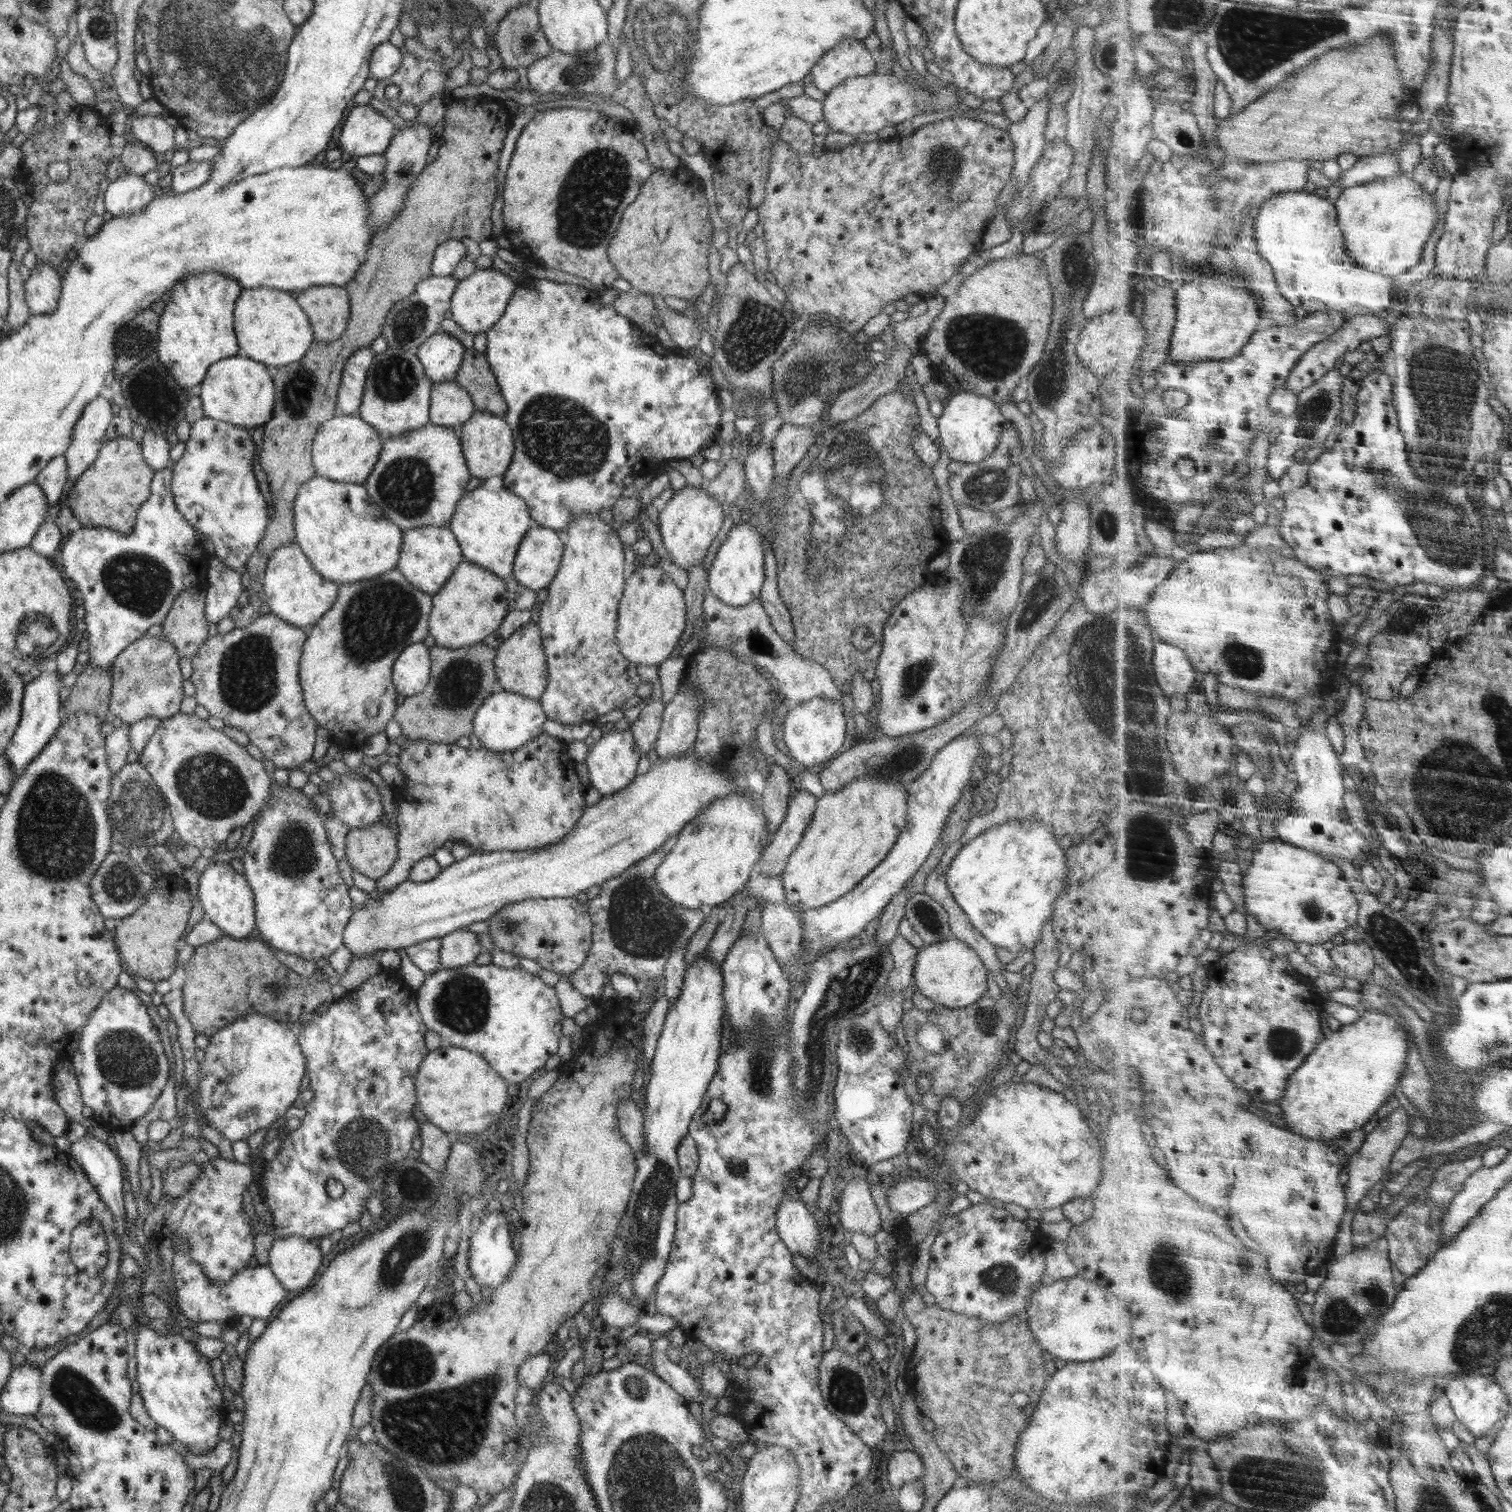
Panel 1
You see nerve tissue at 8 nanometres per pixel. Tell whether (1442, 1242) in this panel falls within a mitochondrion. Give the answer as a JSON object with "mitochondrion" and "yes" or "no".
{"mitochondrion":"no"}

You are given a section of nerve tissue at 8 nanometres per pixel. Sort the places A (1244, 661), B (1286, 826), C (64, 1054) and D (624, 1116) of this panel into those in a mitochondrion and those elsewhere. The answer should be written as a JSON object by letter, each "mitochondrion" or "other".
{"A":"mitochondrion","B":"other","C":"other","D":"other"}

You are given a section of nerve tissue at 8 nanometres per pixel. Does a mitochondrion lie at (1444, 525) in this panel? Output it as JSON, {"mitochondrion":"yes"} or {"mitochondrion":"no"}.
{"mitochondrion":"yes"}

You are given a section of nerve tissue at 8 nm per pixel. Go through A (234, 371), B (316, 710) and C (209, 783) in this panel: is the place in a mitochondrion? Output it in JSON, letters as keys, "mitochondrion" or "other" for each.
{"A":"other","B":"other","C":"mitochondrion"}

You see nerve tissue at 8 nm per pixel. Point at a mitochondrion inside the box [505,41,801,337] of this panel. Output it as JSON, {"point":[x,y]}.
{"point":[583,224]}

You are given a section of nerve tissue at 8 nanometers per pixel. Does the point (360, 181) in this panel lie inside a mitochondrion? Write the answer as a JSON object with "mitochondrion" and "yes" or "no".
{"mitochondrion":"no"}

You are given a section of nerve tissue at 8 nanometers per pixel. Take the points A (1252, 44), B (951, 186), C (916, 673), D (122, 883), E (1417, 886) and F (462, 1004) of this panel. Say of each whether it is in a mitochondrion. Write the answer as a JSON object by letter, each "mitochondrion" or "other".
{"A":"mitochondrion","B":"mitochondrion","C":"mitochondrion","D":"mitochondrion","E":"other","F":"mitochondrion"}

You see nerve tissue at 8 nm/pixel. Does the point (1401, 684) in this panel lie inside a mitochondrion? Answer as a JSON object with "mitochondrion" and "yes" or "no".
{"mitochondrion":"no"}

